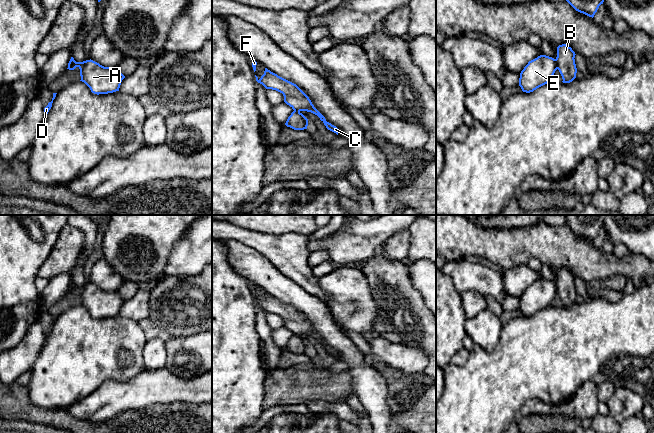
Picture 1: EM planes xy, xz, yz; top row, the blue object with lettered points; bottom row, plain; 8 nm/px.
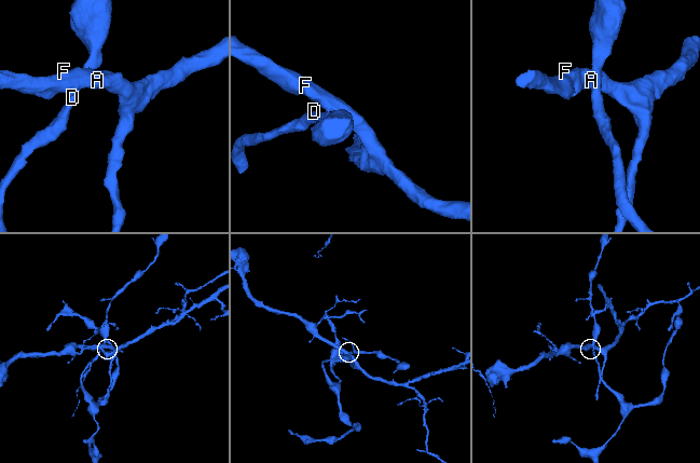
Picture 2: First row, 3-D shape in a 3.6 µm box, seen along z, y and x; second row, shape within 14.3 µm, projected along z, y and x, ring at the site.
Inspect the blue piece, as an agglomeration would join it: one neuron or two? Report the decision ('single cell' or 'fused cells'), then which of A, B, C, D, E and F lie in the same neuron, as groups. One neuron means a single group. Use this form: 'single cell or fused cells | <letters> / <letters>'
fused cells | A C E F / B D

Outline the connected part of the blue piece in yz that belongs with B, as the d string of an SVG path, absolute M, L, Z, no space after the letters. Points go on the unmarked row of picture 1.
M566 268L557 271L556 288L563 307L570 307L576 302L575 276Z

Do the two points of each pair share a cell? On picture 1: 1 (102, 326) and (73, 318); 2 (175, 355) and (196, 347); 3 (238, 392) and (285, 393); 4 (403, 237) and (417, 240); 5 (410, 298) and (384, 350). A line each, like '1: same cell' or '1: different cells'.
1: same cell
2: same cell
3: different cells
4: different cells
5: different cells

